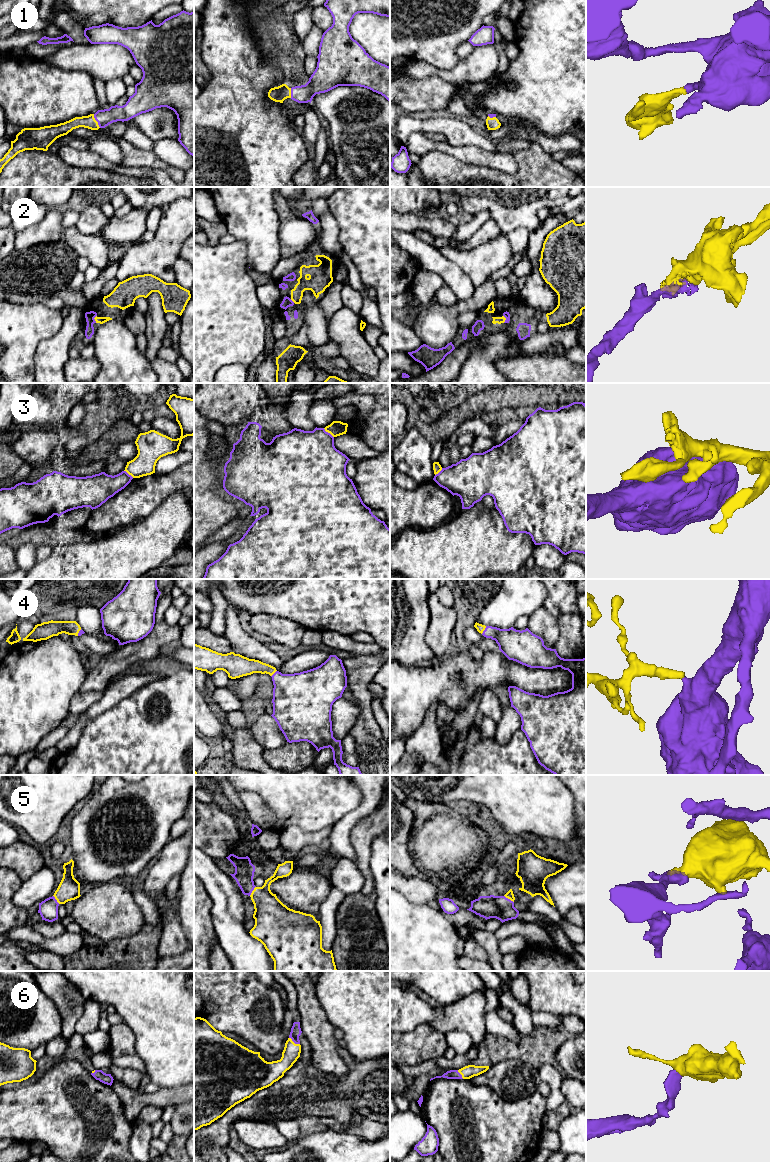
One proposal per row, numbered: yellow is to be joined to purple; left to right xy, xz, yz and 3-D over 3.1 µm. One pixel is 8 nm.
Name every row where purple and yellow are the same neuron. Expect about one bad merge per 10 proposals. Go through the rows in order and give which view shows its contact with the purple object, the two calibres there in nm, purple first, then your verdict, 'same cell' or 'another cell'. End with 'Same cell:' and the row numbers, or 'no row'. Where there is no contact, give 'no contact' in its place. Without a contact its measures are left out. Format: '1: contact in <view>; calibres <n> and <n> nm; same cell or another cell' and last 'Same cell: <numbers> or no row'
1: contact in xy; calibres 130 and 100 nm; same cell
2: contact in xy; calibres 70 and 60 nm; same cell
3: contact in xz; calibres 440 and 120 nm; another cell
4: contact in yz; calibres 220 and 70 nm; same cell
5: contact in yz; calibres 190 and 60 nm; same cell
6: contact in xz; calibres 80 and 140 nm; same cell
Same cell: 1, 2, 4, 5, 6

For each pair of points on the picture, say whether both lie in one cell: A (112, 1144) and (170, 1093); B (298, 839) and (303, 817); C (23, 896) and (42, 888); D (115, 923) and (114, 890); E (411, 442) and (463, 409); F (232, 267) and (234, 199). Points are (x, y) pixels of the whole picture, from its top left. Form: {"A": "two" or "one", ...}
{"A": "two", "B": "two", "C": "one", "D": "one", "E": "two", "F": "two"}

